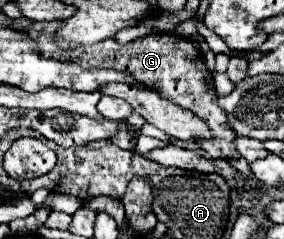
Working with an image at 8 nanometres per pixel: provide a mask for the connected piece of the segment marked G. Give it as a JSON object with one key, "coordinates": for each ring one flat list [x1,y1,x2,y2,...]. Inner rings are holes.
{"coordinates":[[41,21,41,23,31,23,25,29,25,35,29,35,35,43,37,43,37,51,43,57,51,57,57,61,75,61,79,63,83,69,117,69,117,71,125,71,131,73,135,77,135,81,147,85,149,89,153,89,155,93,159,93,159,97,163,97,165,101,181,107,181,109,189,109,193,115,197,115,199,119,203,119,207,123,207,127,211,129,211,139,197,139,199,149,203,149,211,159,231,159,237,157,239,153,235,153,235,149,231,149,231,141,237,137,233,133,233,129,227,125,227,115,223,113,223,109,217,105,217,93,213,87,213,75,205,65,203,53,199,49,195,49,195,45,183,37,177,37,173,33,153,33,141,39,135,39,127,45,119,45,115,39,103,39,91,47,77,47,73,51,61,51,55,45,55,29,61,25,61,21]]}

